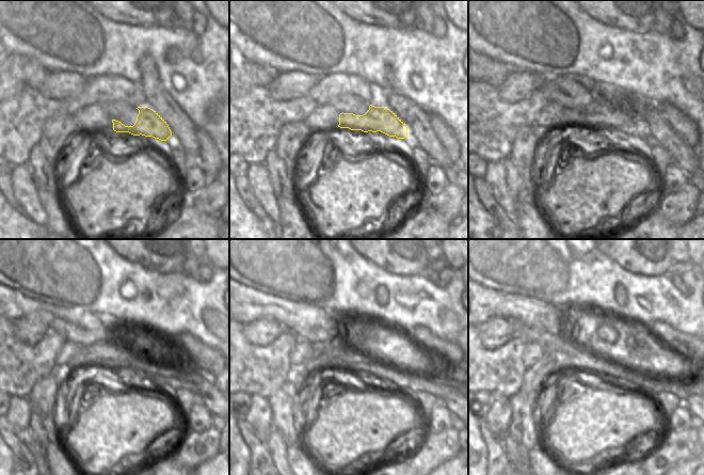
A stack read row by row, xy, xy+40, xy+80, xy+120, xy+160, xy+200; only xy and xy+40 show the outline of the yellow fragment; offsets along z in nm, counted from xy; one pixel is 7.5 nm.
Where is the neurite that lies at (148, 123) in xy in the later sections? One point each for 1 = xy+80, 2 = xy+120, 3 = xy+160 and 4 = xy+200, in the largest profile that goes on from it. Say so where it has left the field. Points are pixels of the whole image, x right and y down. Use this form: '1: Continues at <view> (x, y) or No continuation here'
1: Continues at xy+80 (602, 111)
2: Continues at xy+120 (106, 350)
3: Continues at xy+160 (298, 376)
4: Continues at xy+200 (536, 376)

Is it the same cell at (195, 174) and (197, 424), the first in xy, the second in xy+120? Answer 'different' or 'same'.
same

